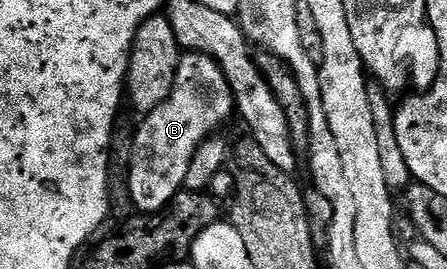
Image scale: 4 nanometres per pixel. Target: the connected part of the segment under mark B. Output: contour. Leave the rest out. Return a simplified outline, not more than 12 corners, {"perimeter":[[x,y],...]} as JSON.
{"perimeter":[[188,51],[134,129],[128,196],[157,213],[234,113],[232,82]]}

